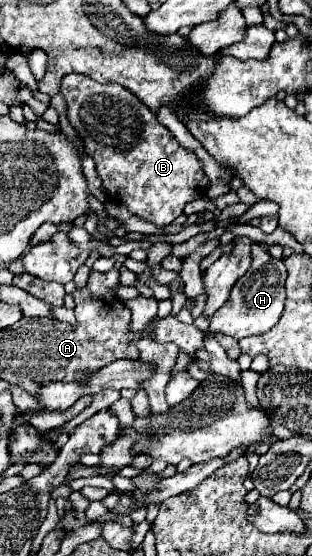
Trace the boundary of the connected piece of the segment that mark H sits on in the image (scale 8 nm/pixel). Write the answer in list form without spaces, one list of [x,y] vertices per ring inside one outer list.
[[[252,244],[252,266],[242,278],[238,278],[238,282],[230,292],[230,298],[210,318],[210,330],[232,336],[236,340],[268,332],[284,312],[286,302],[284,282],[286,282],[284,262],[268,254],[260,244]]]

